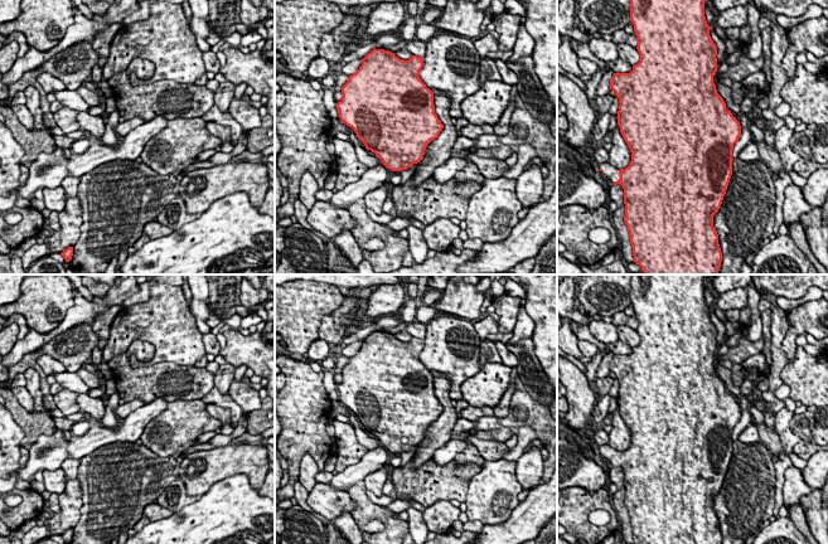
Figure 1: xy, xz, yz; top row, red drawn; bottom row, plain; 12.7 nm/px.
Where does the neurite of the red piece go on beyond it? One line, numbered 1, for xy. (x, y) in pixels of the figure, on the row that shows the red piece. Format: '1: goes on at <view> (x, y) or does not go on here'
1: does not go on here

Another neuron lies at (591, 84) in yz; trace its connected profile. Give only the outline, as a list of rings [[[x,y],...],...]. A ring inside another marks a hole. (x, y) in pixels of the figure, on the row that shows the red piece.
[[[597,69],[592,77],[586,82],[586,96],[587,96],[587,99],[591,101],[596,97],[595,92],[596,92],[596,87],[599,84],[599,82],[601,81],[602,78],[602,69]]]

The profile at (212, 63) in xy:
[[[208,50],[203,53],[203,62],[207,72],[218,73],[221,69],[219,59],[217,53]]]

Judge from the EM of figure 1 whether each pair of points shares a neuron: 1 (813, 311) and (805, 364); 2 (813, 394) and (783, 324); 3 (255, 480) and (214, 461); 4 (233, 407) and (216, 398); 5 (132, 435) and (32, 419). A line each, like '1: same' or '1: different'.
1: different
2: different
3: same
4: same
5: different

